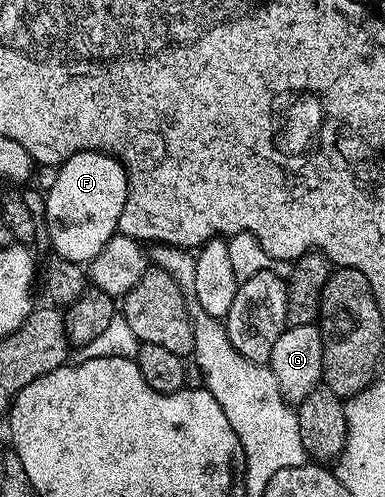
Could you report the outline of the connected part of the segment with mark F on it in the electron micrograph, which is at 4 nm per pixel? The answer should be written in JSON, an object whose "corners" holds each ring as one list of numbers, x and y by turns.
{"corners":[[78,152,58,165,53,186,46,189,45,197,53,252,71,263,87,266,105,242,116,235,127,201,127,171,122,162,105,152]]}

